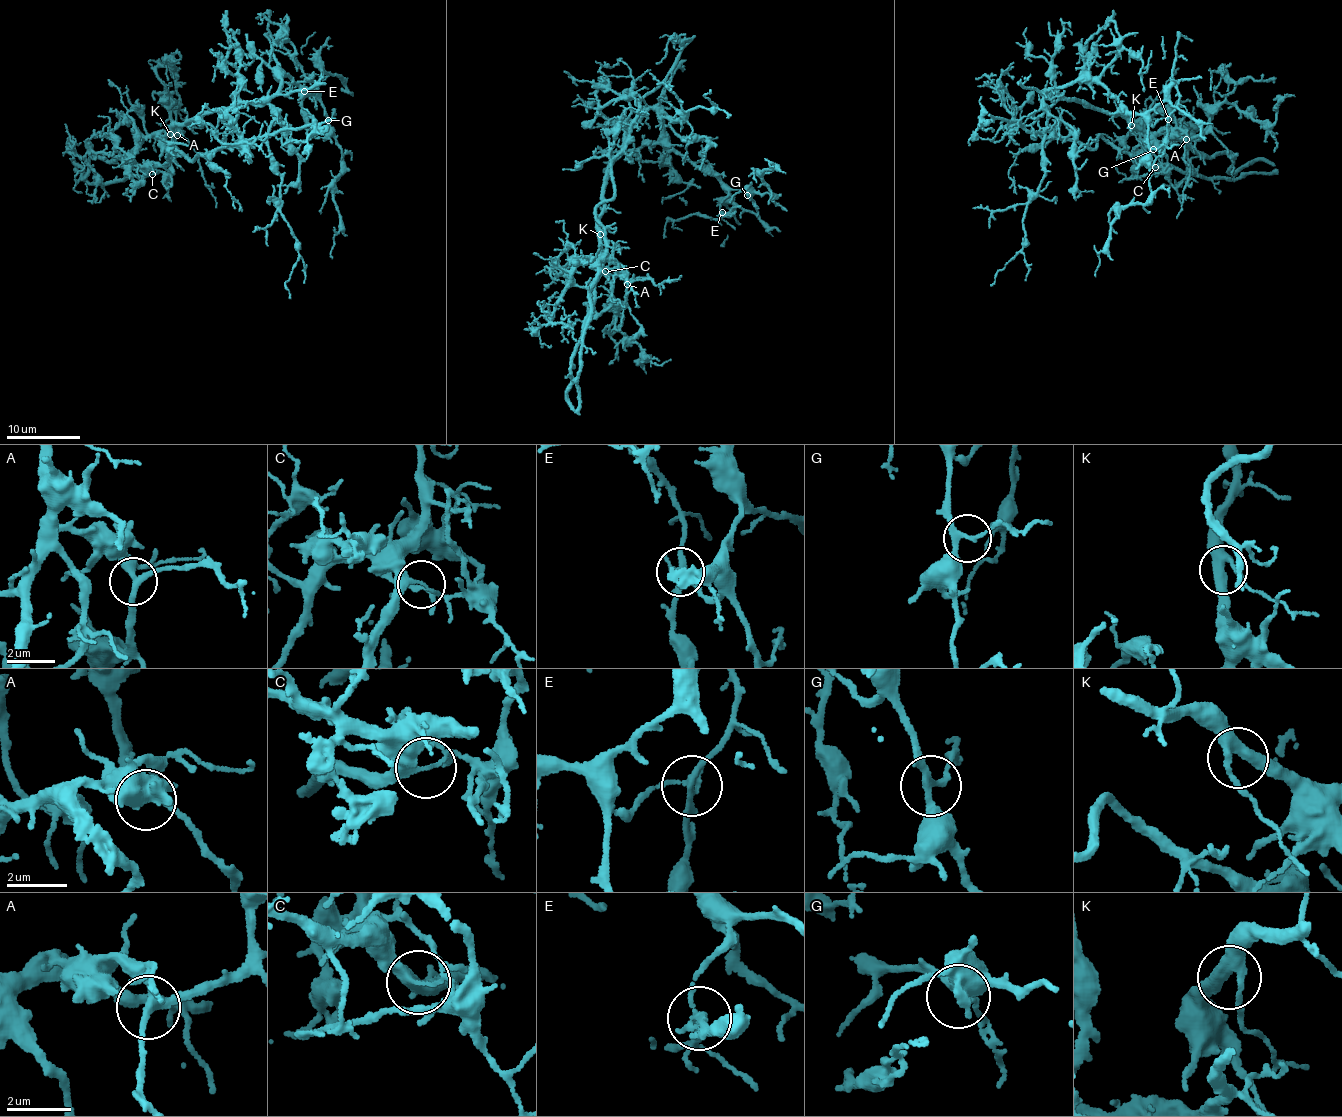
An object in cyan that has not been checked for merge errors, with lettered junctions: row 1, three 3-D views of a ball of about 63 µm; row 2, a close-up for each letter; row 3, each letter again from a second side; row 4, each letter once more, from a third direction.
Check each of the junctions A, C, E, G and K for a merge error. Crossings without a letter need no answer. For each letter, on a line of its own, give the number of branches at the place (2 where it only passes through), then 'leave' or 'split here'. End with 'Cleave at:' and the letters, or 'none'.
A: 3 branches meet; leave
C: 3 branches meet; split here
E: 3 branches meet; split here
G: 3 branches meet; leave
K: 3 branches meet; leave
Cleave at: C, E

